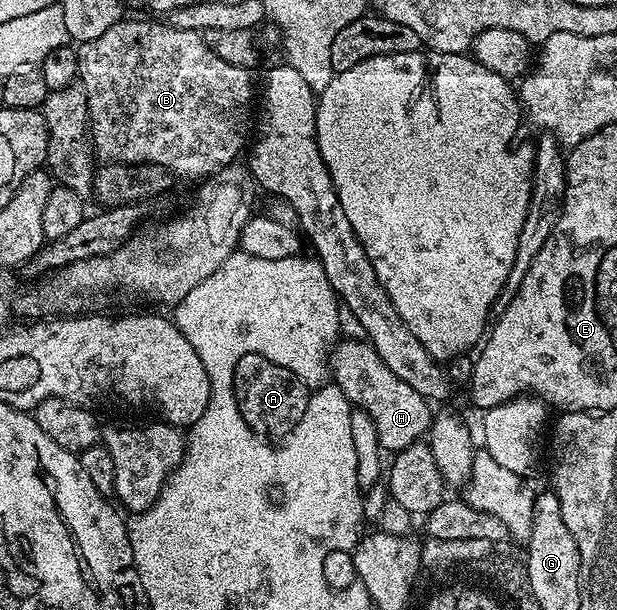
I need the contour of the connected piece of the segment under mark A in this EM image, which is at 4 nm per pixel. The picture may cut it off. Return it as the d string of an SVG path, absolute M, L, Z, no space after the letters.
M248 351L242 356L240 363L236 363L234 398L244 423L248 423L248 427L252 427L252 431L258 437L285 439L293 434L300 419L304 419L310 393L304 382L298 379L292 371L277 366L269 359L264 359L261 353L254 354Z

